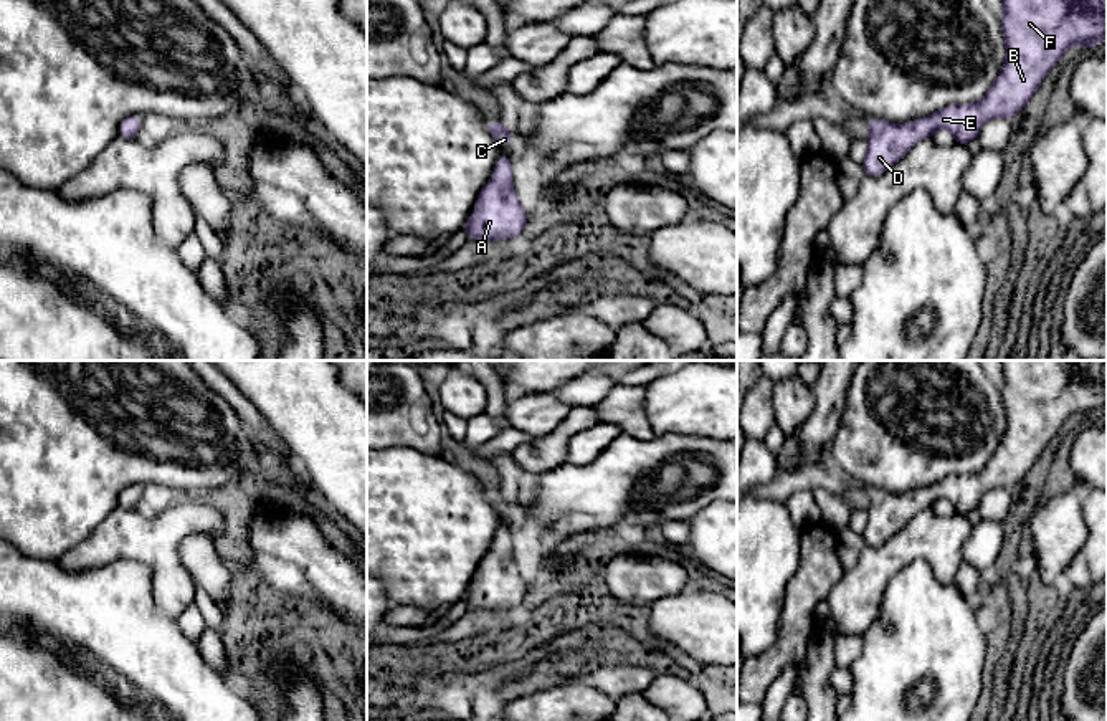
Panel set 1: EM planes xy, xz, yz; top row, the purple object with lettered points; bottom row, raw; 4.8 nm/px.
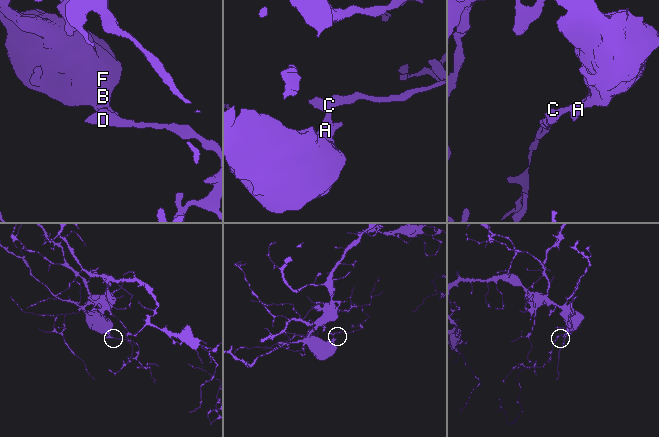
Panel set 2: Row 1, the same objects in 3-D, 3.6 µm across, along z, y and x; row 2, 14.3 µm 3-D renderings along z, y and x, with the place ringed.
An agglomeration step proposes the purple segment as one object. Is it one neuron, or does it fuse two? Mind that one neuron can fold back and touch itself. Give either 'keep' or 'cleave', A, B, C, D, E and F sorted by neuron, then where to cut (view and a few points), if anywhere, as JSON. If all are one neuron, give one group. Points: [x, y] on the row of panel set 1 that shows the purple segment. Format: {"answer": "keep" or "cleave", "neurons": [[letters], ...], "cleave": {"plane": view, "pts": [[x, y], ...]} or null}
{"answer": "keep", "neurons": [["A", "B", "C", "D", "E", "F"]], "cleave": null}

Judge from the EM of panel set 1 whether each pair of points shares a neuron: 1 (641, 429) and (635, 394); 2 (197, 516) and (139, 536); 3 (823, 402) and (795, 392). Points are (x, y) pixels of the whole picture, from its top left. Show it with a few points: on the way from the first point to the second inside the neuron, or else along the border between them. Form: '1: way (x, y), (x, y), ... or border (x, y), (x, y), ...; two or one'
1: way (635, 420), (635, 402); one
2: way (182, 520), (162, 536), (154, 536); one
3: border (812, 389), (810, 415), (793, 432); two

